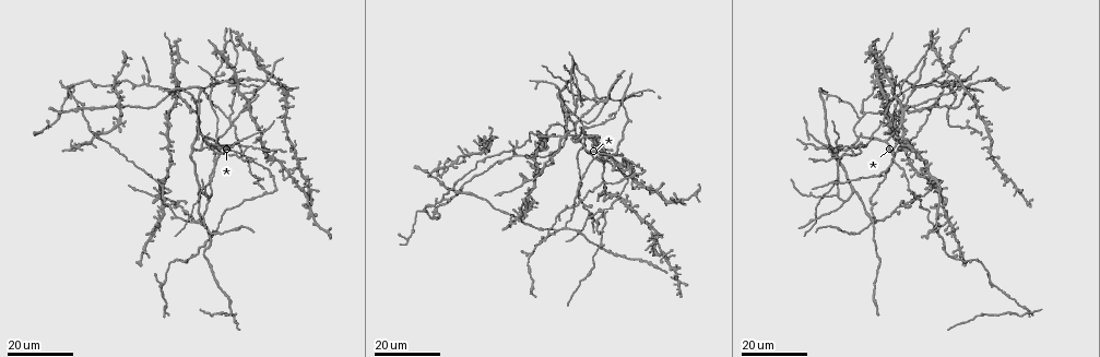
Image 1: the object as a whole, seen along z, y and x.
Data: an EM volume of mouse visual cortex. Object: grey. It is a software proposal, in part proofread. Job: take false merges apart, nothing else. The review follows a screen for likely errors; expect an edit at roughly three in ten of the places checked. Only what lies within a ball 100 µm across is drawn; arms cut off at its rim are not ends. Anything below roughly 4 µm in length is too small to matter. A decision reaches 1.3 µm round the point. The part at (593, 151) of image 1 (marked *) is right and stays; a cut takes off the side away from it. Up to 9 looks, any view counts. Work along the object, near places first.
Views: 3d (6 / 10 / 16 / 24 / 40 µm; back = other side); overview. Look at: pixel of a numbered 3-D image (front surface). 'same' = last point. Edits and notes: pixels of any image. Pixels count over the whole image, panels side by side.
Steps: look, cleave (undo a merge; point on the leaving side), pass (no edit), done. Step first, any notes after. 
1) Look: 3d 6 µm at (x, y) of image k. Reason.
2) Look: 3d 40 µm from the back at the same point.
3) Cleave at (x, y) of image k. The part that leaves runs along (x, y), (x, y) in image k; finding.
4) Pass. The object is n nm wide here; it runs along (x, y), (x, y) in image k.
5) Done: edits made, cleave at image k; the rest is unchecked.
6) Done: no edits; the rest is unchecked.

Look: 3d 24 µm at (603, 209) of image 1. Branch point.

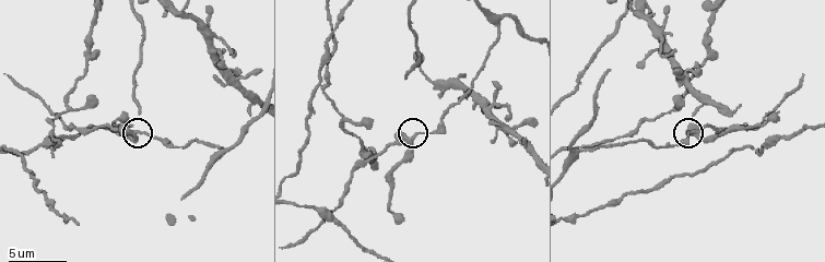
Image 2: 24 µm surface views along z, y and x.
Look: 3d 6 µm at (134, 134) of image 2. Zoom in.

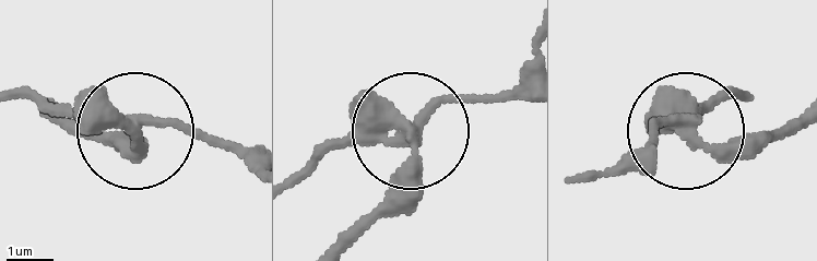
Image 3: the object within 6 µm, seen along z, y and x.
Cleave at (121, 151) of image 3. 3 arms meet here; two neurons meet here.

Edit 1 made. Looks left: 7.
Look: overview. Redraw.

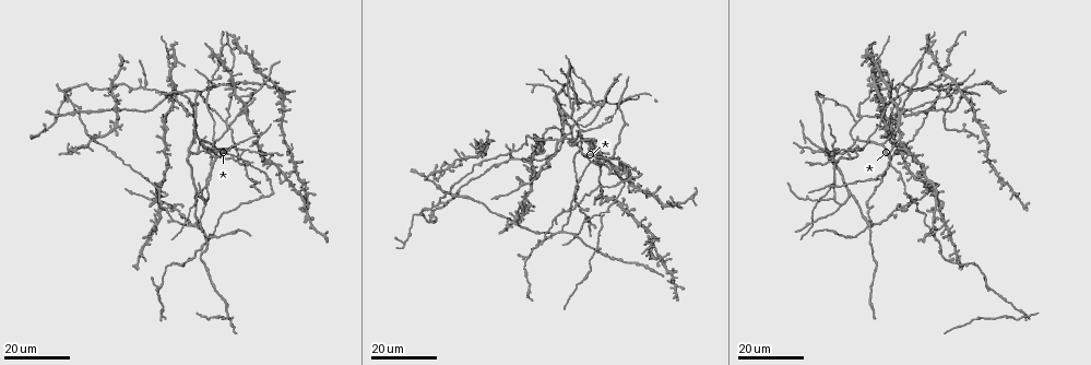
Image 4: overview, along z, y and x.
Look: 3d 24 µm at (610, 169) of image 4. Looks like a crossing.

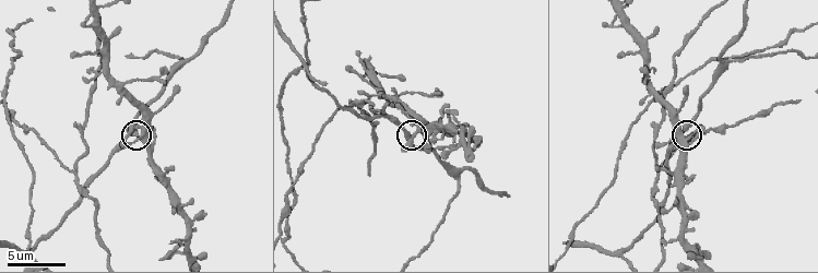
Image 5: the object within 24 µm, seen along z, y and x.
Look: 3d 6 µm at (683, 129) of image 5. Closer look.

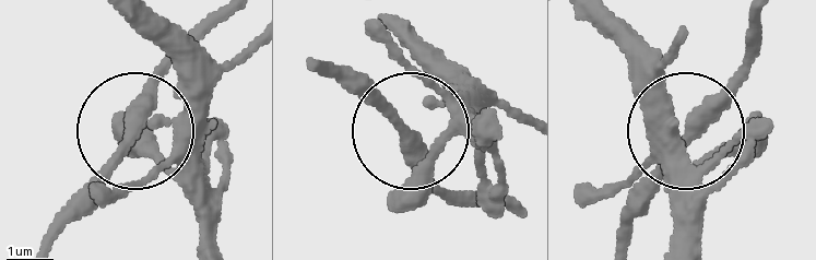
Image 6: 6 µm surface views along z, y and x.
Pass. The object is 300 nm wide here; all the same neuron.

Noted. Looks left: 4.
Look: 3d 16 µm at (579, 123) of image 4. A fork.

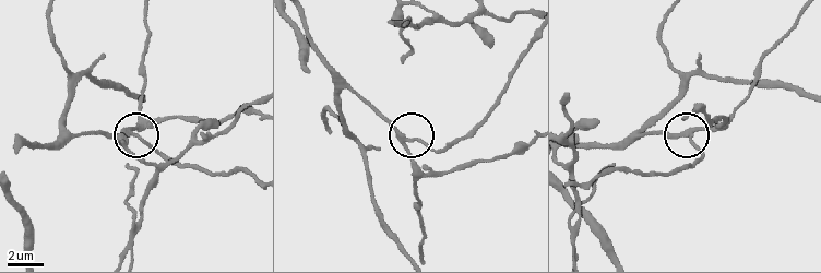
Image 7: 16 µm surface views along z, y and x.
Look: 3d 6 µm at (407, 141) of image 7.

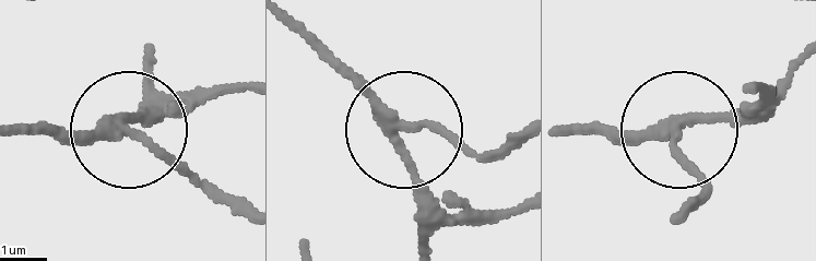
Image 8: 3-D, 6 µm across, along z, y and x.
Pass. The object is 230 nm wide here; it runs along (564, 135), (681, 131), (705, 202) in image 8; continuous, no second neuron.

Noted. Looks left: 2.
Look: 3d 16 µm at (559, 142) of image 4. Three-way junction.

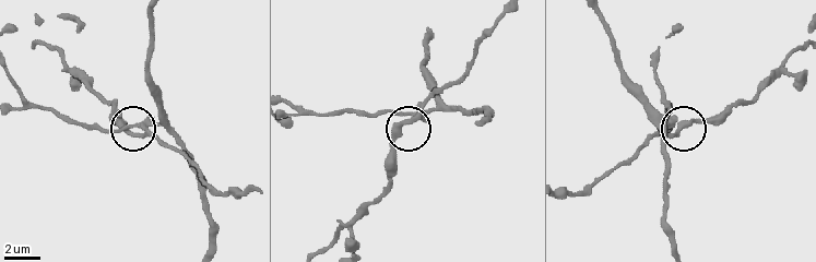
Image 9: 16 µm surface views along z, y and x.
Look: 3d 6 µm at (400, 123) of image 9.

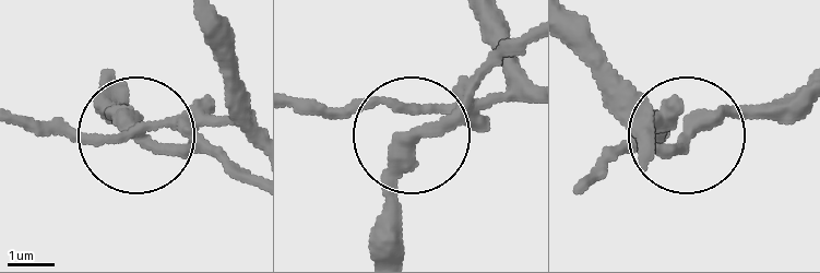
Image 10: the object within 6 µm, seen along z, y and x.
Cleave at (220, 158) of image 10. 3 arms meet here; a second neuron is stuck on.

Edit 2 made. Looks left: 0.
Done: edits made, cleave at image 3, cleave at image 10; the rest is unchecked.

